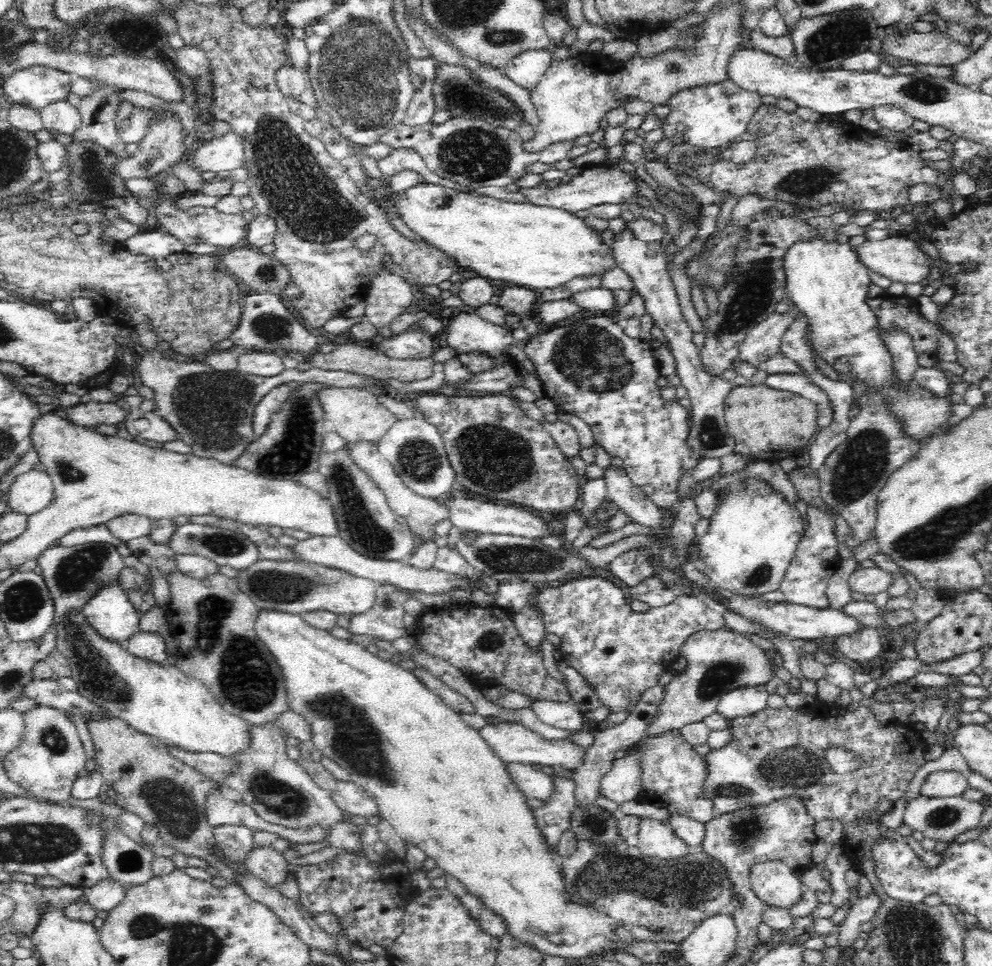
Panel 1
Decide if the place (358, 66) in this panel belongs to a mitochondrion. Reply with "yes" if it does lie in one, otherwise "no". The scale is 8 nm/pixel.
yes

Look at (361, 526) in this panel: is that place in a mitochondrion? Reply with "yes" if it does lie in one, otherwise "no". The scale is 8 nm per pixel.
yes

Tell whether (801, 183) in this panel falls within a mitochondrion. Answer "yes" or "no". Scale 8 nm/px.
yes

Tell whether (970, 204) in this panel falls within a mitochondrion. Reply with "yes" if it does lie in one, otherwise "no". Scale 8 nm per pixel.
no

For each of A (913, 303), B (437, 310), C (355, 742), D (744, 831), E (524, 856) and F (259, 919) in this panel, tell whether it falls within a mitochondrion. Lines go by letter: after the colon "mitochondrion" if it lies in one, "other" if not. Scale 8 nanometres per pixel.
A: other
B: other
C: mitochondrion
D: mitochondrion
E: other
F: other

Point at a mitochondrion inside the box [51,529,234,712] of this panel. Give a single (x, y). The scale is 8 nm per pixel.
(96, 677)

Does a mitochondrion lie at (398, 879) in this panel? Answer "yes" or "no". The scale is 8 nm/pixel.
no

